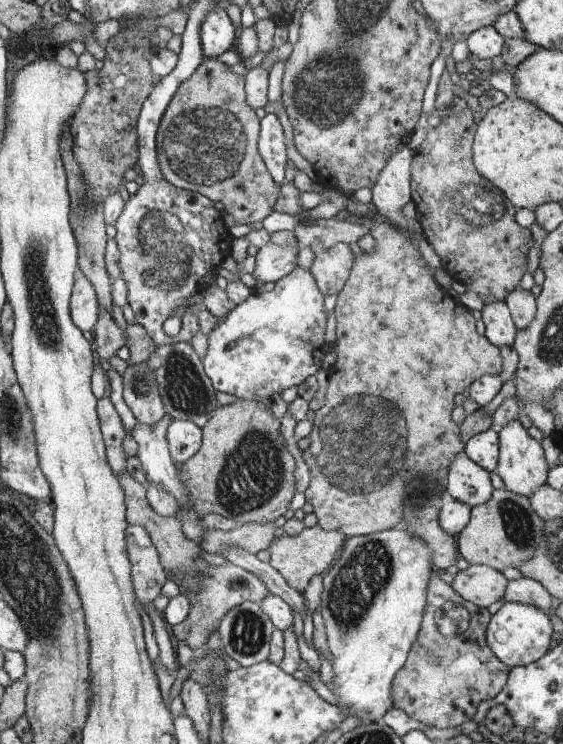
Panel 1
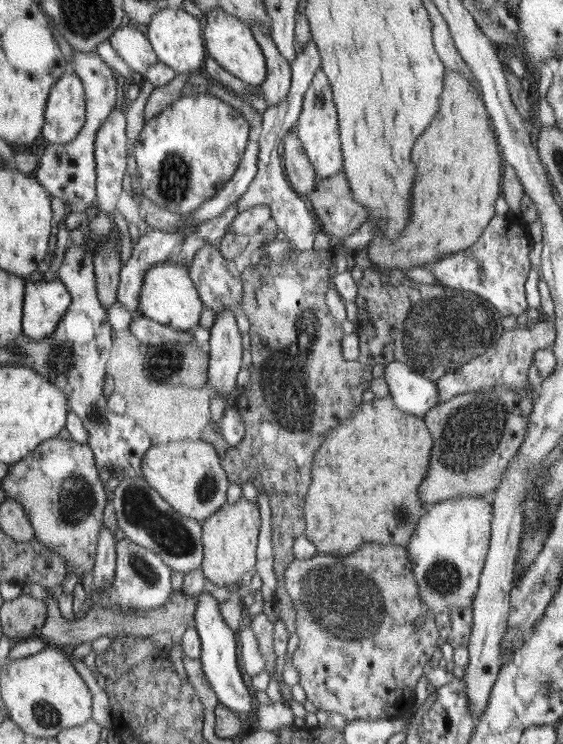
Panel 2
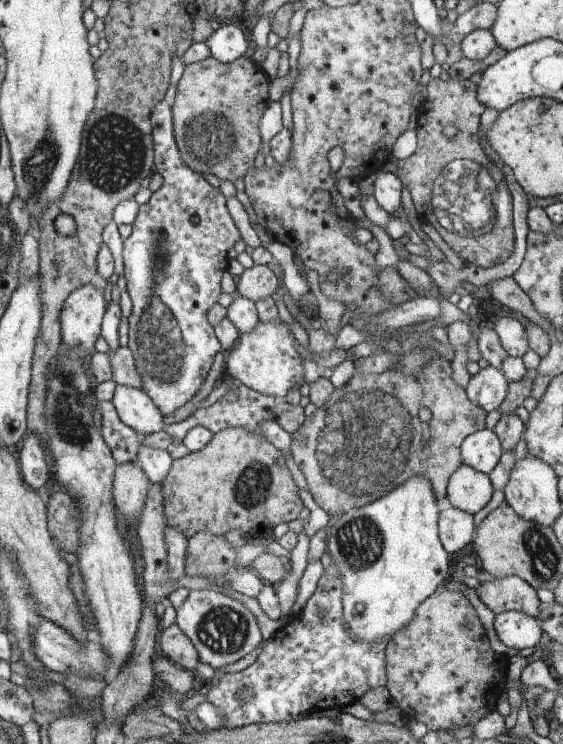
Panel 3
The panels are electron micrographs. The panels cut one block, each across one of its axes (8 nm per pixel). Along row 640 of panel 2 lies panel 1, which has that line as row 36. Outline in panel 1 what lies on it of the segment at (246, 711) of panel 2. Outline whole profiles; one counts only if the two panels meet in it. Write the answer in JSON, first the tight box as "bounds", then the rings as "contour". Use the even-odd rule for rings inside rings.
{"bounds":[202,6,236,59],"contour":[[[218,6],[207,14],[202,26],[203,56],[217,59],[232,48],[236,40],[236,23]]]}

